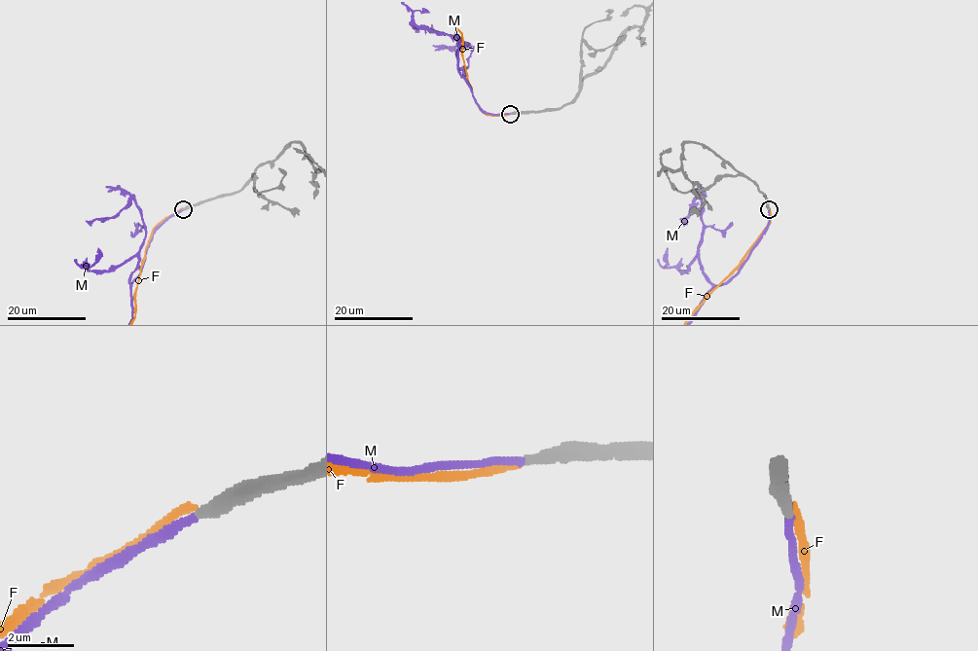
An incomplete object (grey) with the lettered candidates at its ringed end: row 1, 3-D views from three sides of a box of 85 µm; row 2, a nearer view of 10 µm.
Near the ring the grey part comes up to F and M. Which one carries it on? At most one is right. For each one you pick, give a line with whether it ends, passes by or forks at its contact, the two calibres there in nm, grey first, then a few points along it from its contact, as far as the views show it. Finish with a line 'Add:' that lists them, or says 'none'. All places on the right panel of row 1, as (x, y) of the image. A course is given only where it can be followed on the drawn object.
M: it ends | 360/260 nm
Add: M

